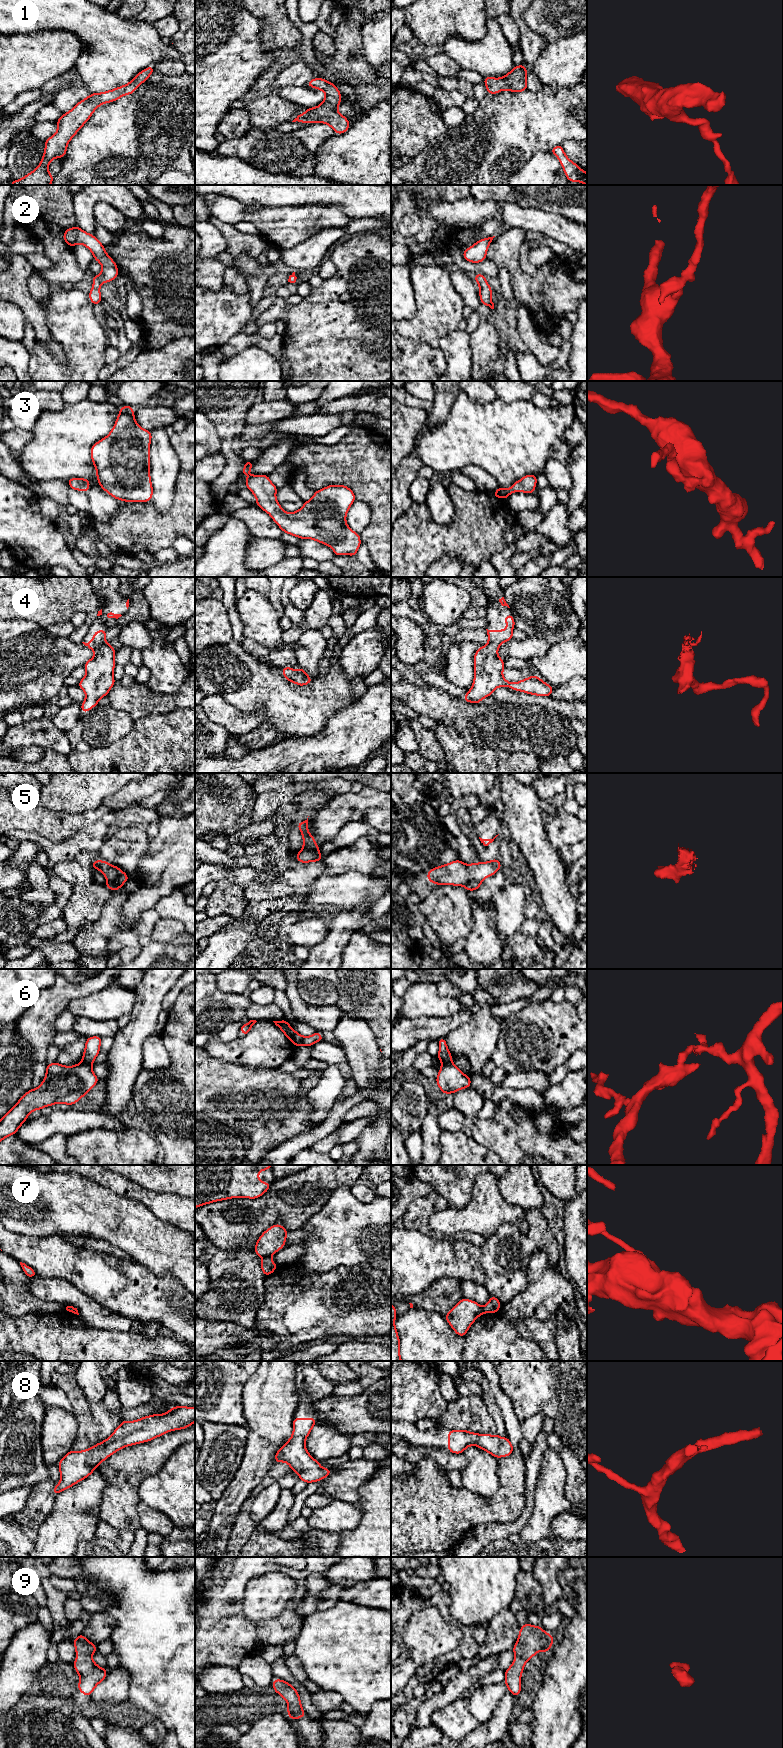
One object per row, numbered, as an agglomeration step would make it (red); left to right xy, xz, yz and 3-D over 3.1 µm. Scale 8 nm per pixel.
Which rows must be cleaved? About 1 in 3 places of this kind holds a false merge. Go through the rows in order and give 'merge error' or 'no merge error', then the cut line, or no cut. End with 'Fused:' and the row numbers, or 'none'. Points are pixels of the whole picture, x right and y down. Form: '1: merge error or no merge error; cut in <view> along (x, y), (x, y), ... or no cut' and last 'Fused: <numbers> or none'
1: no merge error; no cut
2: no merge error; no cut
3: no merge error; no cut
4: no merge error; no cut
5: no merge error; no cut
6: merge error; cut in xy along (82, 1061), (91, 1064)
7: merge error; cut in xz along (270, 1256), (263, 1258)
8: no merge error; no cut
9: no merge error; no cut
Fused: 6, 7

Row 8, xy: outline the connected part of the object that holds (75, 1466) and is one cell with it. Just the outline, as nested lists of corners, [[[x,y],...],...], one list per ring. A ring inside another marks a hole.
[[[174,1406],[164,1414],[152,1414],[135,1421],[124,1421],[106,1440],[83,1450],[70,1450],[58,1463],[60,1482],[53,1494],[70,1488],[90,1476],[92,1472],[118,1450],[151,1441],[173,1430],[181,1430],[195,1422],[195,1407]]]

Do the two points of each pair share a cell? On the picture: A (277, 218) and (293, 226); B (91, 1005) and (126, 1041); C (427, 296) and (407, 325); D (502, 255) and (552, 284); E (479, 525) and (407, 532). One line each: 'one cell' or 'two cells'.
A: one cell
B: two cells
C: one cell
D: one cell
E: one cell

